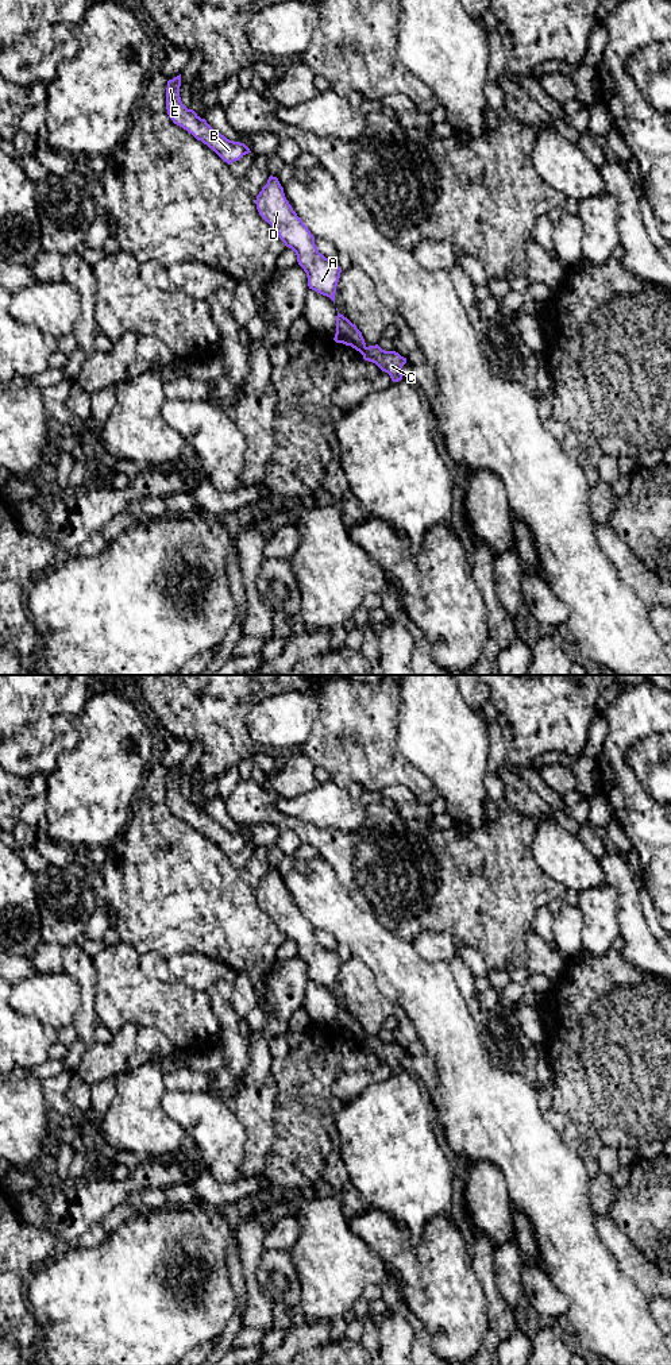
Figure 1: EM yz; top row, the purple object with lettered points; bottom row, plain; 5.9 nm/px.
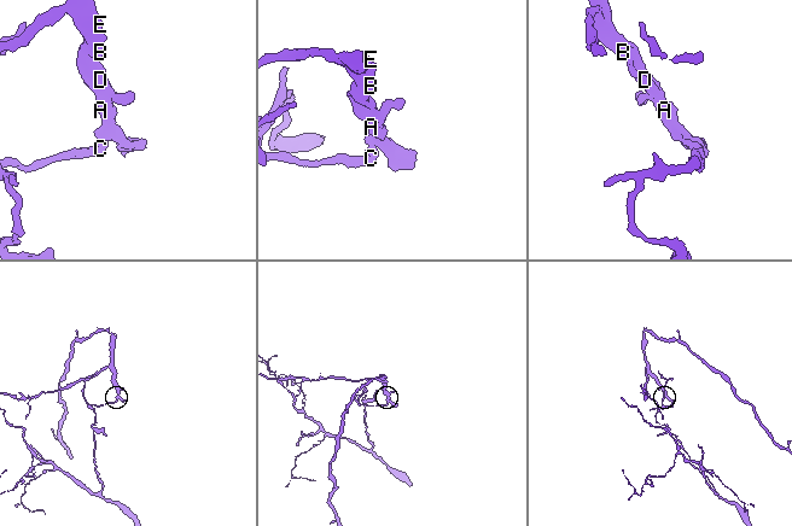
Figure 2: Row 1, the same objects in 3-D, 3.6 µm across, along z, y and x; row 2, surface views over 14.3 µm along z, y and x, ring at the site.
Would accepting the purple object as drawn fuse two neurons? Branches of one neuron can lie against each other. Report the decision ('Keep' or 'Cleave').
Cleave

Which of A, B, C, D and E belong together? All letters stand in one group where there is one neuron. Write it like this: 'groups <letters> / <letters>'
groups A B D E / C

